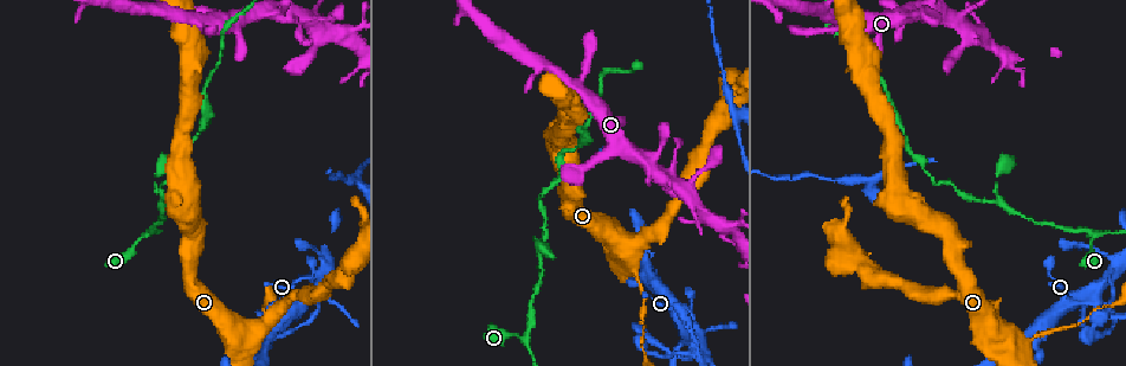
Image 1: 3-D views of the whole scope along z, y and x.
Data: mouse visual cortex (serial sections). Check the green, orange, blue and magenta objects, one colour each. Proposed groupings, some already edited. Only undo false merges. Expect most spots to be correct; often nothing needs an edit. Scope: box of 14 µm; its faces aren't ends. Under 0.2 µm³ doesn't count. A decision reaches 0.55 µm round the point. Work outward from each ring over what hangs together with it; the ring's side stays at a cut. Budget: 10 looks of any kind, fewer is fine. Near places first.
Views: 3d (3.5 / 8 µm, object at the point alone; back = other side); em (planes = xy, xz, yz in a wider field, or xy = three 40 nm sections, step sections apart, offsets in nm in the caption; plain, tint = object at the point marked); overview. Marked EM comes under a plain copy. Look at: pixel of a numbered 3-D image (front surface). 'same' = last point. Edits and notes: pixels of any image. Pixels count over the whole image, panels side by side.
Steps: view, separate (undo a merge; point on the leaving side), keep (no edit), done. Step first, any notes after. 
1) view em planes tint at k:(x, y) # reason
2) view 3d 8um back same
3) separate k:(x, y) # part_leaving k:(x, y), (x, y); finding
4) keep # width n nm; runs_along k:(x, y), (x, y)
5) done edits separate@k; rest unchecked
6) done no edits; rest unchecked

view 3d 3.5um back at 1:(1092, 291)

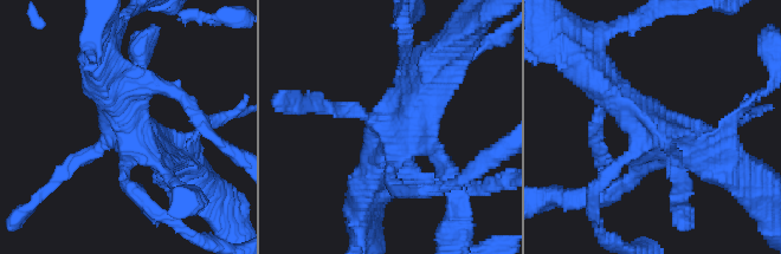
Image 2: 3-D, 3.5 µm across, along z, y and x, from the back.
view em xy step 3 tint at 2:(657, 132) # shape alone is not enough

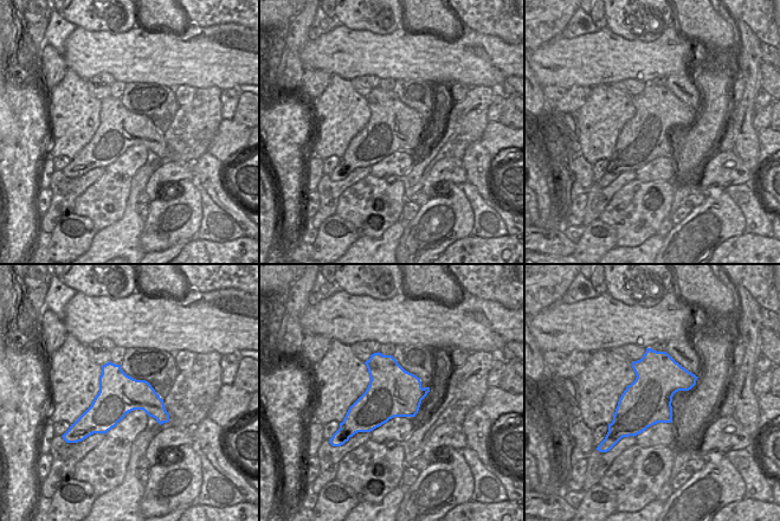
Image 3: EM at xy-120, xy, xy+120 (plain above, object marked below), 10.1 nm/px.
keep # width 500 nm; runs_along 2:(716, 162), (646, 126), (607, 90); all the same cell

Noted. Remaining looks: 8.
view 3d 3.5um at 1:(146, 233) # sudden change in width

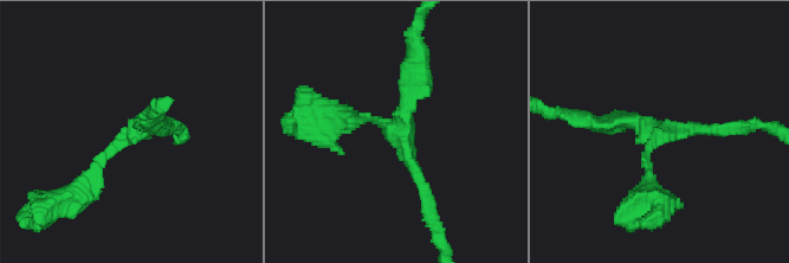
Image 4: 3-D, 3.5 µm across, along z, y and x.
view em xy step 2 tint at 4:(130, 138) # now the EM

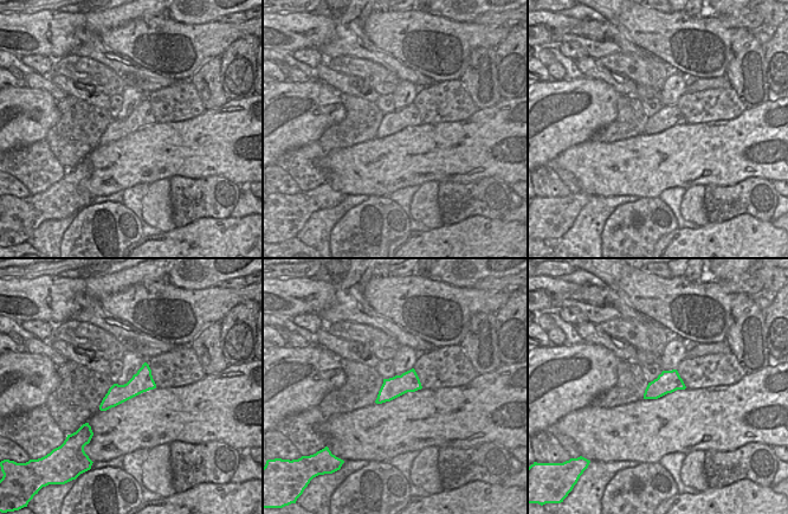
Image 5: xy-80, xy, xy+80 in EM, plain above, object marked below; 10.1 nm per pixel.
keep # runs_along 5:(146, 367), (103, 408); all the same cell

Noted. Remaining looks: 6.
view 3d 8um at 1:(934, 181) # abrupt turn

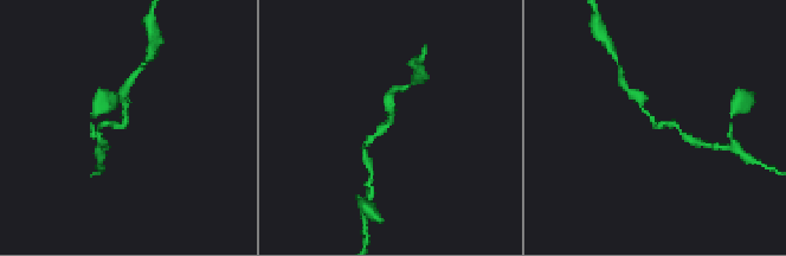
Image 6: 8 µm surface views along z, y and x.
view 3d 3.5um back at 6:(124, 124) # zoom in

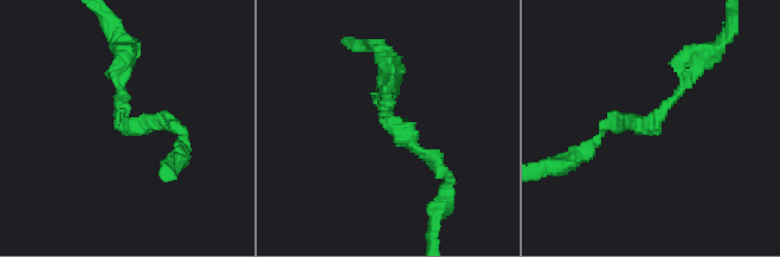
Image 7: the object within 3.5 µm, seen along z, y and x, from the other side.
view em xy step 2 tint at 7:(652, 123) # arm_widths 150, 200 nm

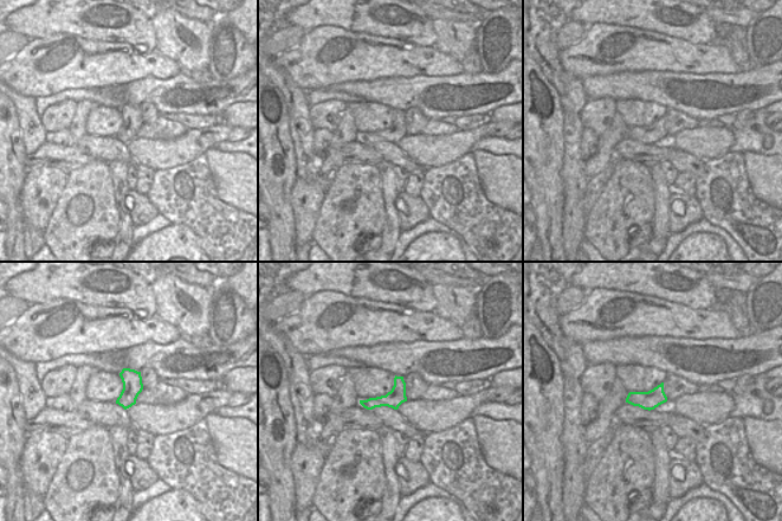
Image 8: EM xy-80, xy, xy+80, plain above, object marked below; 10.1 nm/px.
keep # width 190 nm; runs_along 7:(603, 128), (651, 128), (696, 55); one cell here

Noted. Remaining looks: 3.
view 3d 3.5um at 1:(632, 267)

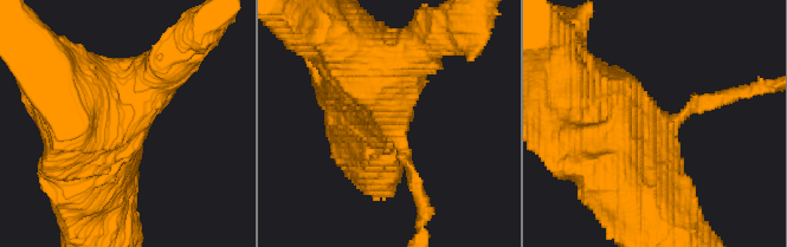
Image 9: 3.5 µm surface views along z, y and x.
keep # continuous, no second cell

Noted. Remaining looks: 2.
done no edits; rest unchecked

